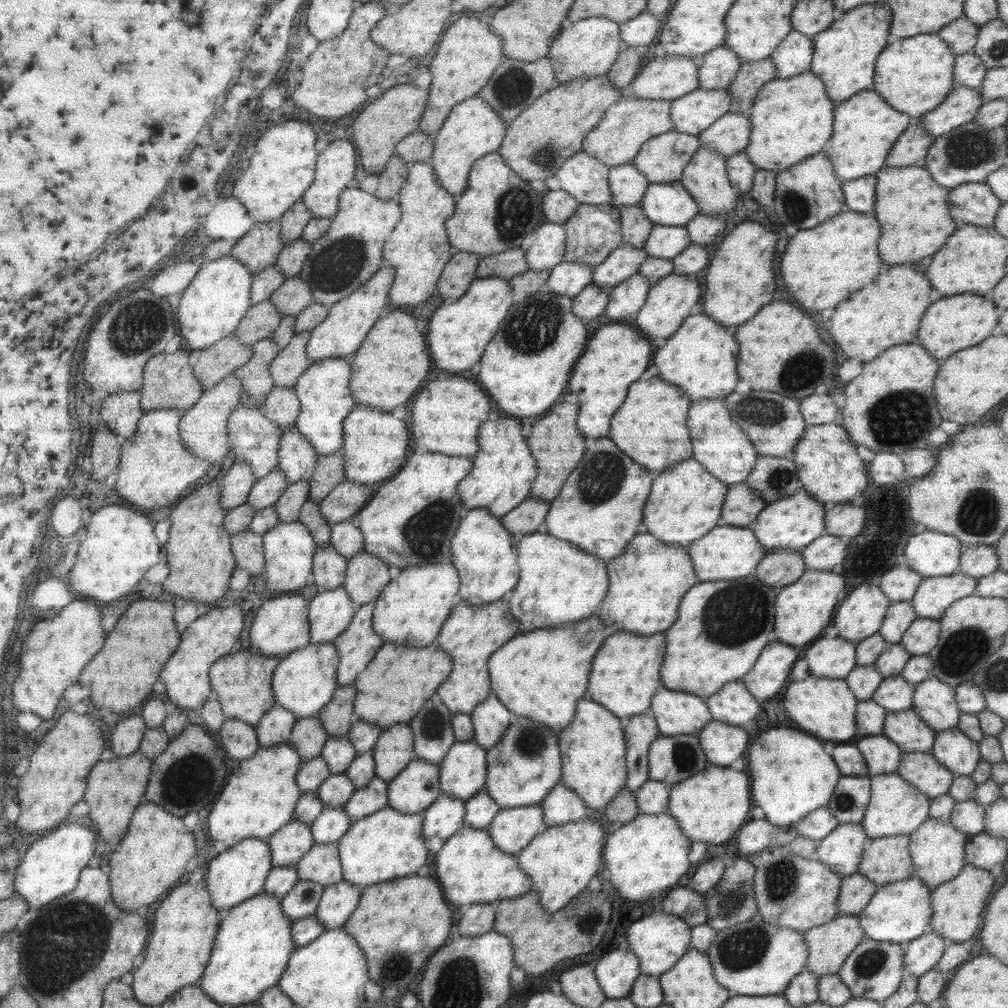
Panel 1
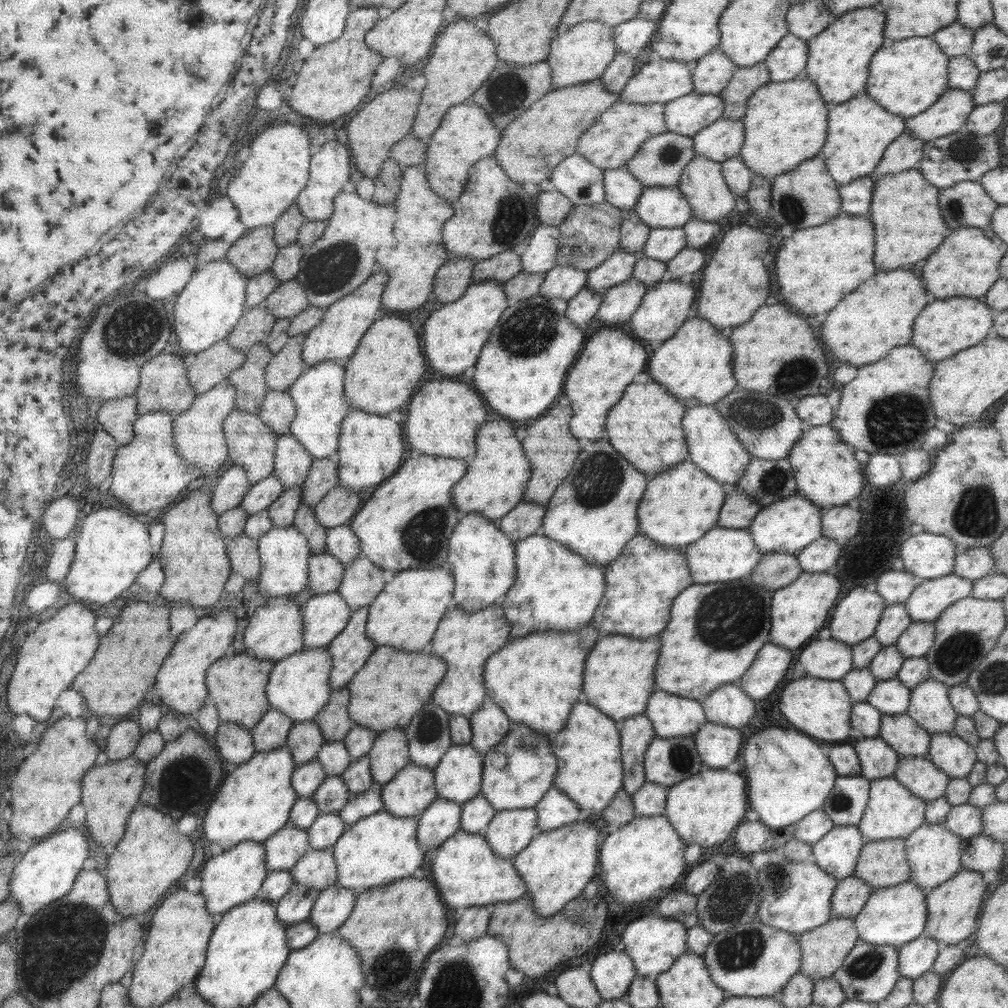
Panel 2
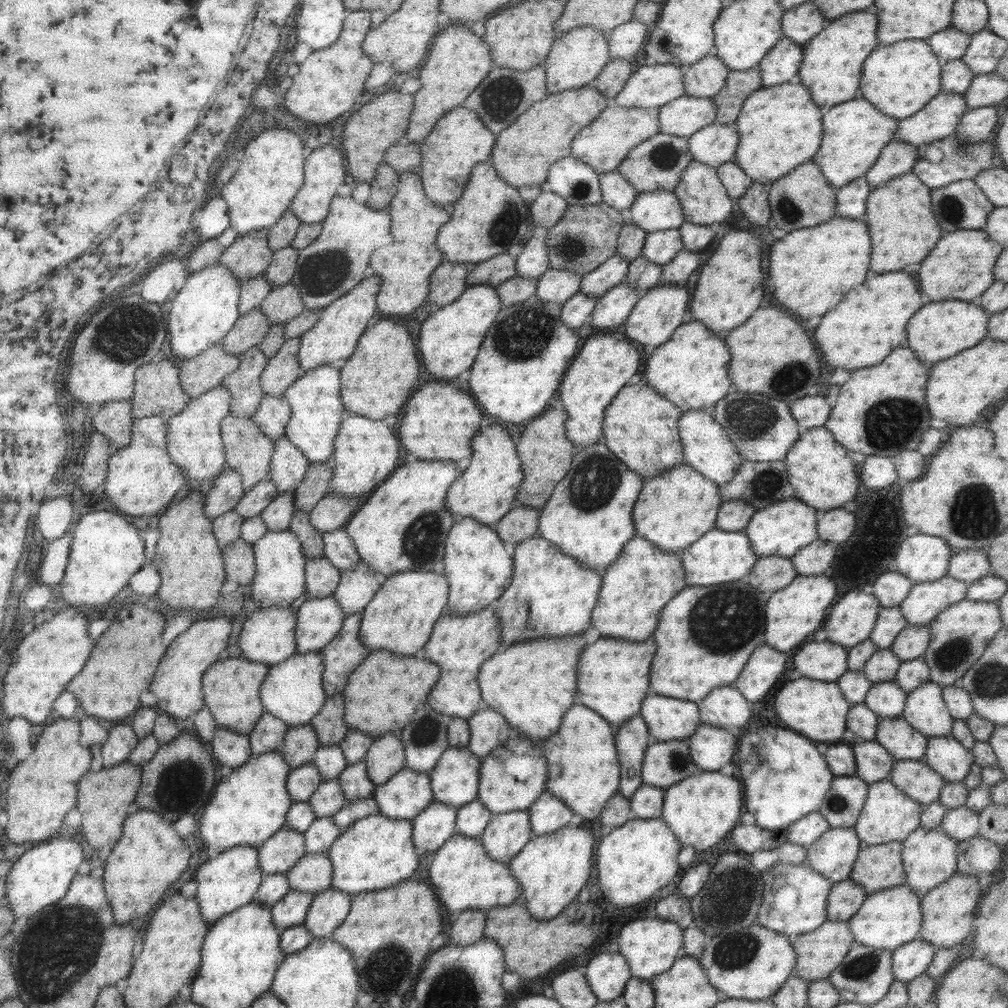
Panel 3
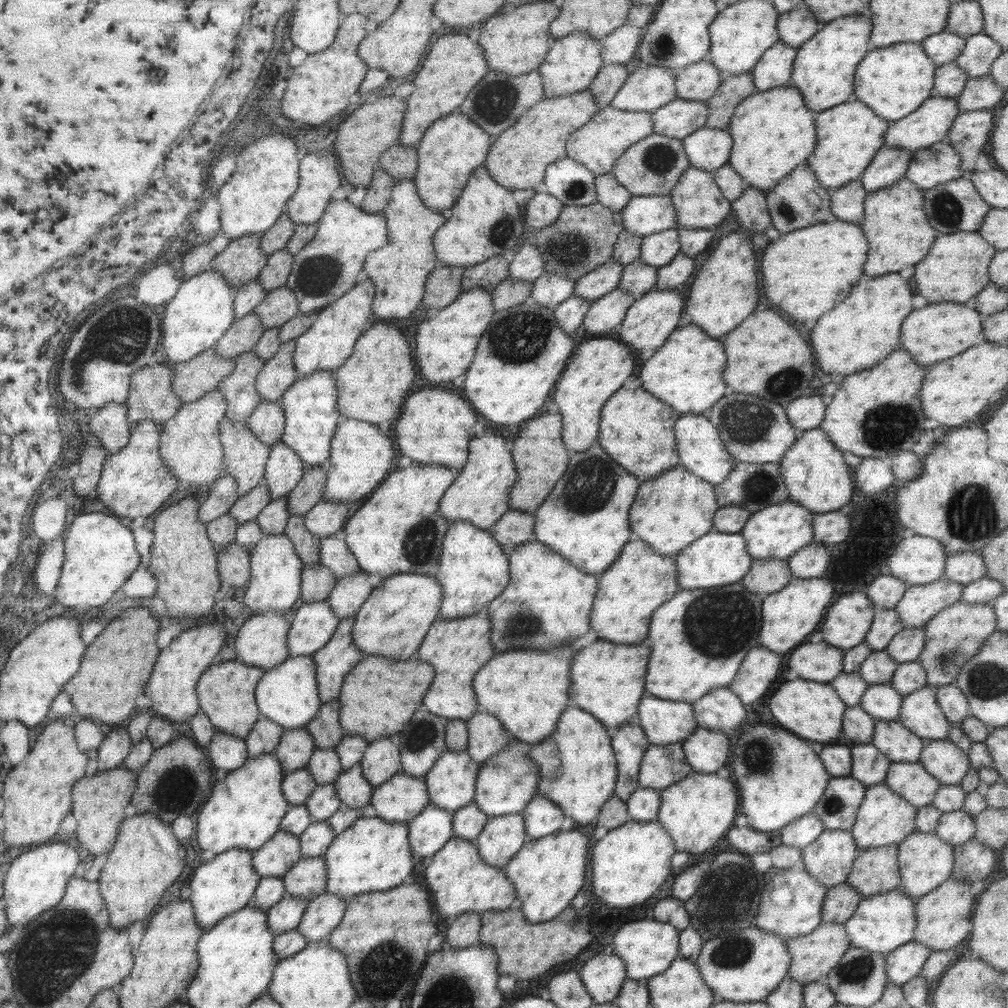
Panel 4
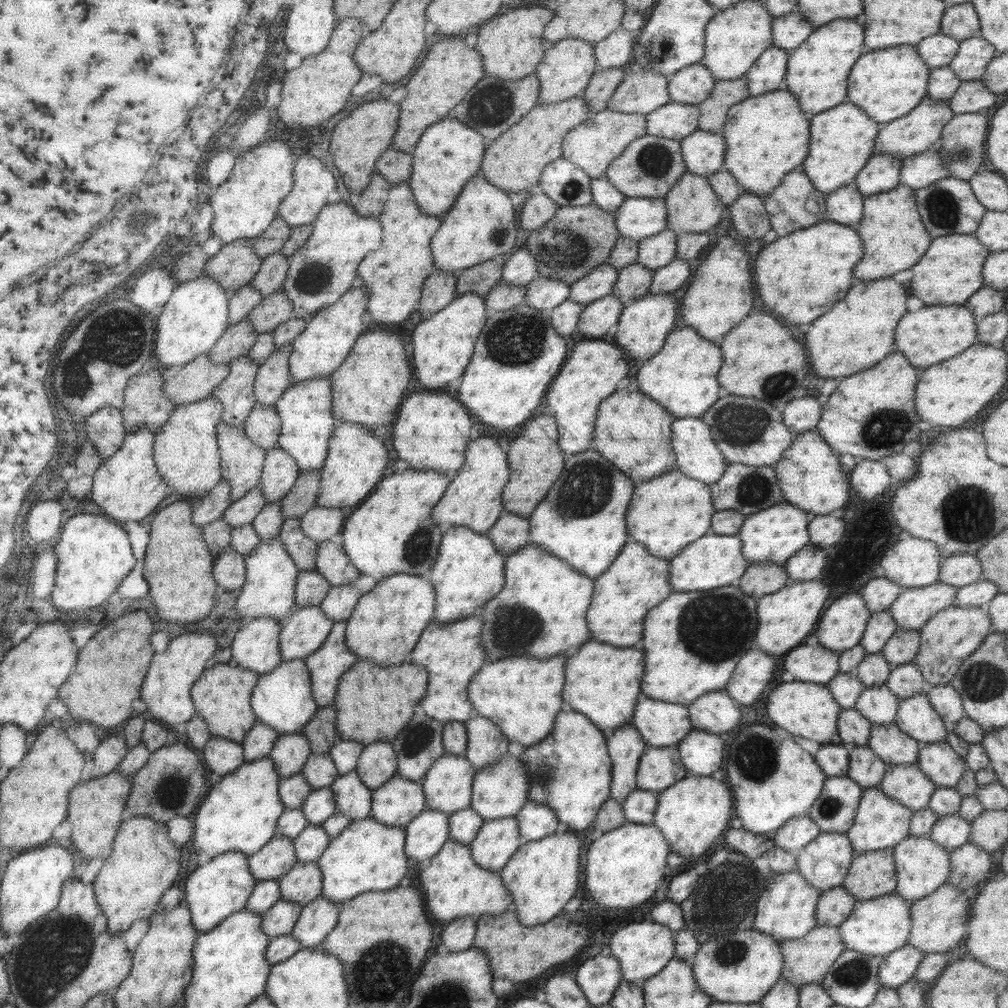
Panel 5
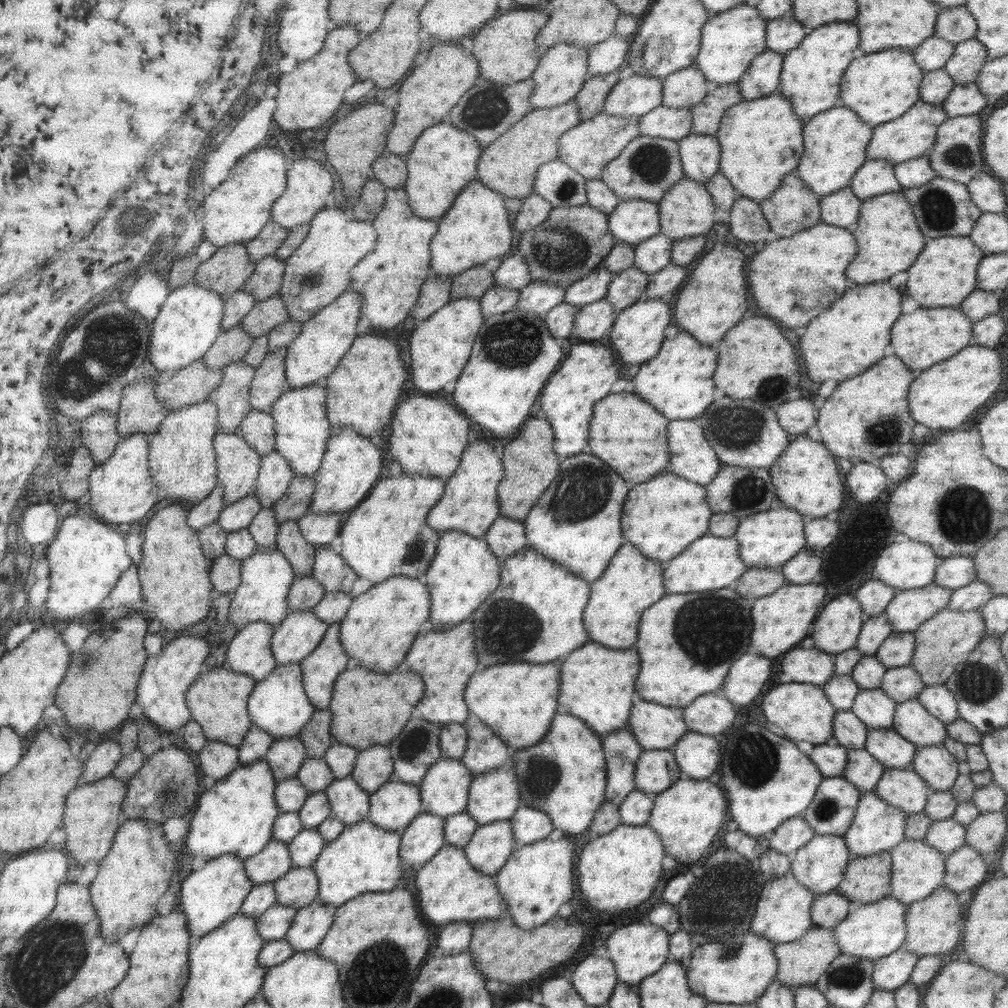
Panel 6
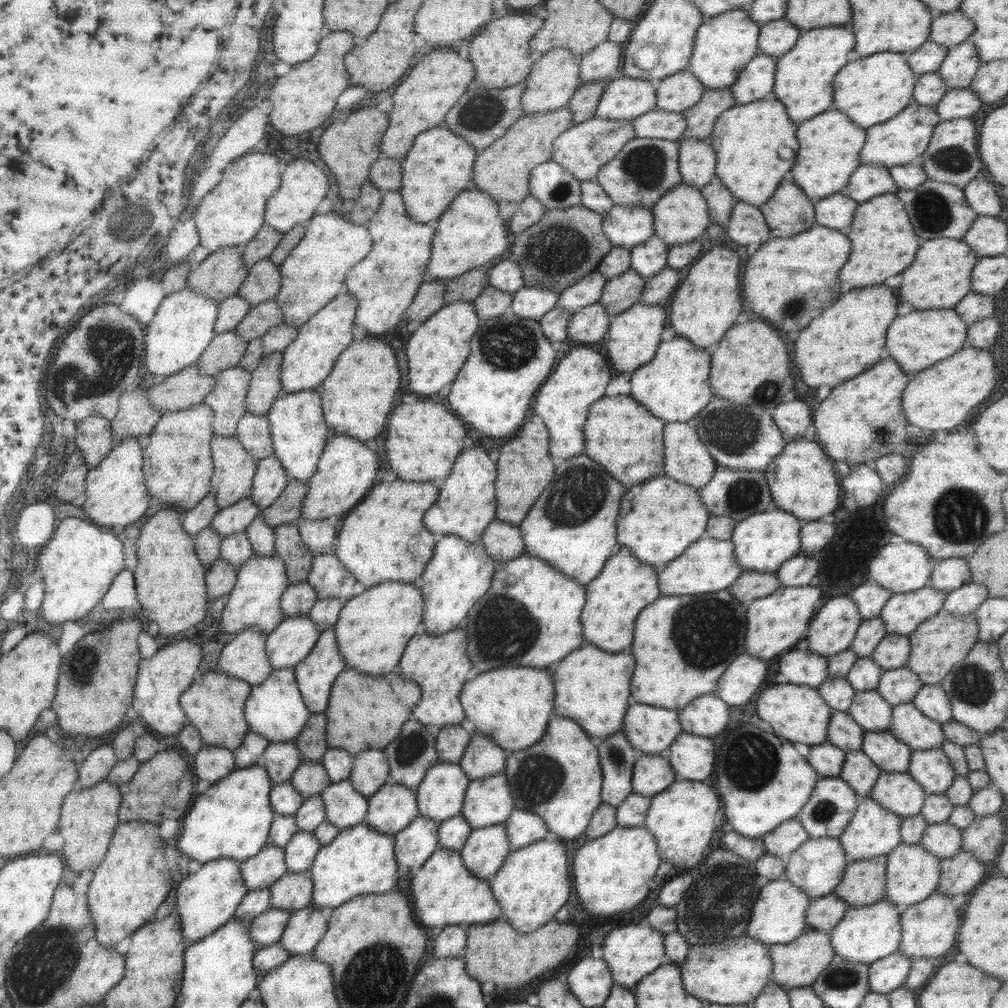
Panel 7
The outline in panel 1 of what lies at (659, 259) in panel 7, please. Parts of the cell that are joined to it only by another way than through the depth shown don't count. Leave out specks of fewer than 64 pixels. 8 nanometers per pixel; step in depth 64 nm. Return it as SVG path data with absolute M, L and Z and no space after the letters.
M653 225L642 248L647 256L670 260L689 244L683 227Z

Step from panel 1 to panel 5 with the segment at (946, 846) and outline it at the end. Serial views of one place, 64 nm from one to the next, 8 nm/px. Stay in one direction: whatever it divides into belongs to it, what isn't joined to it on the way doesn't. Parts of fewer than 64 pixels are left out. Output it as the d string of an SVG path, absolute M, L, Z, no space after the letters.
M907 836L893 847L893 864L895 866L895 888L893 894L897 894L913 902L925 898L933 890L939 888L947 880L949 874L949 851L927 836Z

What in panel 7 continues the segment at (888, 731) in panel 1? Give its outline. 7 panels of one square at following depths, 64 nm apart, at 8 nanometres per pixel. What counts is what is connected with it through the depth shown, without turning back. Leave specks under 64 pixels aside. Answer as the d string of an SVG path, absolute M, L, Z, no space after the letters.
M887 731L866 732L859 751L882 772L906 772L911 756L911 748Z

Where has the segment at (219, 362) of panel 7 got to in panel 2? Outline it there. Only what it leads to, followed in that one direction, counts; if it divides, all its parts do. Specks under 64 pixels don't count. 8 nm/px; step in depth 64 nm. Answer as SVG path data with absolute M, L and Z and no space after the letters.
M261 304L245 309L224 340L231 348L244 351L249 346L263 341L275 320Z

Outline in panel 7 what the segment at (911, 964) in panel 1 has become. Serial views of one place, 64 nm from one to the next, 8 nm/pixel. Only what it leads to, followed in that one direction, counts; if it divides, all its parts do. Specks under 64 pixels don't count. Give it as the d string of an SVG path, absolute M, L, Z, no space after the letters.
M897 950L868 965L869 993L887 994L902 986L910 970L911 960Z

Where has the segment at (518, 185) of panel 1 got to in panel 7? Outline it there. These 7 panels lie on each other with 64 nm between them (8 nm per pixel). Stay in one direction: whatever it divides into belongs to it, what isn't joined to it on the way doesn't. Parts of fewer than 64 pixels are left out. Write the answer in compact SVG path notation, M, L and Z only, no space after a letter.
M473 185L473 190L465 190L455 196L447 209L433 222L433 236L430 242L430 257L425 267L423 283L433 280L448 281L467 272L467 270L480 268L482 264L491 262L496 256L505 255L507 252L506 222L498 214L498 203L483 194Z

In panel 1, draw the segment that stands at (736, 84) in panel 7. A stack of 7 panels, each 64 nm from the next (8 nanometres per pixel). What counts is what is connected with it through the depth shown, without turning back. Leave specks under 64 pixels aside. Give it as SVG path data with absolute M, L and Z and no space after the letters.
M789 31L768 58L775 68L775 79L784 80L809 70L813 40L801 32Z

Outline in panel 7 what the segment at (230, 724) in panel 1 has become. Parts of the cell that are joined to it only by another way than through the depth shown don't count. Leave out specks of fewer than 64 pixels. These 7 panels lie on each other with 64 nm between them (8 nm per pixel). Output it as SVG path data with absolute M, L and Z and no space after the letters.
M203 745L194 755L193 777L203 782L214 783L227 776L235 768L233 752L219 746Z

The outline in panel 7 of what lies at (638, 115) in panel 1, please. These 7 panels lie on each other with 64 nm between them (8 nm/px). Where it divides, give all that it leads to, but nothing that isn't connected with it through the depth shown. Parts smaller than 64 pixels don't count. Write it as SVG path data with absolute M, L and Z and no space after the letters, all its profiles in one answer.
M593 116L579 124L571 125L551 143L551 162L559 164L573 178L593 181L599 167L611 160L623 145L635 137L630 120L603 120Z

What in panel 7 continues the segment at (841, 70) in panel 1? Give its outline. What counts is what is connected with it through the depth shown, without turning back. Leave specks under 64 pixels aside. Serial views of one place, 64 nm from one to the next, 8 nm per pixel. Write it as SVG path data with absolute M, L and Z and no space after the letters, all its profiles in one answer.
M847 25L802 31L793 46L775 61L769 97L781 102L787 118L798 125L830 108L833 101L831 80L843 65L854 58L853 34Z

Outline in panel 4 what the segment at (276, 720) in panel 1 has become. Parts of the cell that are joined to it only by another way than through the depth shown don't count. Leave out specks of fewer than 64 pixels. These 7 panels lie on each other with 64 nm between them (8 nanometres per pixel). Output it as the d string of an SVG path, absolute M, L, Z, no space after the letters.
M258 718L251 727L249 734L244 738L247 758L255 758L260 754L271 753L275 750L275 745L279 742L279 737L283 733L283 728L265 720Z

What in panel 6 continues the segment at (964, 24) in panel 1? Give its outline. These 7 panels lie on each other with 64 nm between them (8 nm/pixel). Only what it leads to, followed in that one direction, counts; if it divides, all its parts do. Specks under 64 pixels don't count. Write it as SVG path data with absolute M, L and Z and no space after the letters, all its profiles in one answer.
M931 36L915 46L911 58L923 70L923 73L926 73L927 71L941 69L943 63L951 56L953 47L953 44Z

